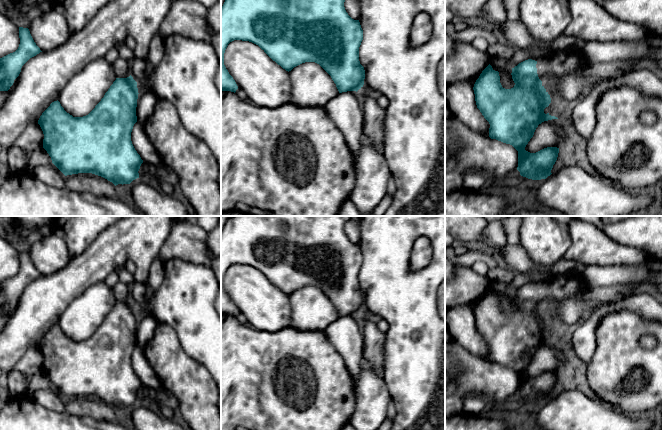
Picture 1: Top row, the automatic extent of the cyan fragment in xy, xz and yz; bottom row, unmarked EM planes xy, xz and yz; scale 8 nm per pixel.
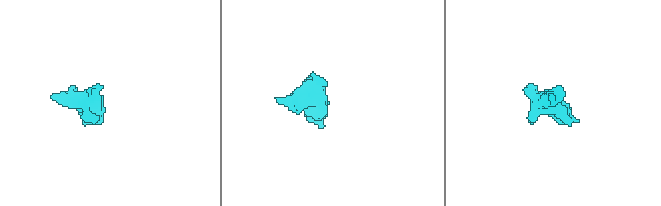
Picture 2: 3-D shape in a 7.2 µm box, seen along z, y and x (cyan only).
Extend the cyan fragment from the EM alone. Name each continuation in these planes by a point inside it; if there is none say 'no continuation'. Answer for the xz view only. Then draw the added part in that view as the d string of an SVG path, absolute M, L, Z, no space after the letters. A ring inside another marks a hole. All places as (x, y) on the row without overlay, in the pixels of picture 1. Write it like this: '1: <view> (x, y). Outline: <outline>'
no continuation

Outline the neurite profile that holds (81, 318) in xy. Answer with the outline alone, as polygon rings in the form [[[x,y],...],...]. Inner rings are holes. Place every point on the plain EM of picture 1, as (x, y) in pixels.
[[[98,282],[68,305],[58,325],[73,341],[86,340],[101,325],[116,302],[113,288]]]

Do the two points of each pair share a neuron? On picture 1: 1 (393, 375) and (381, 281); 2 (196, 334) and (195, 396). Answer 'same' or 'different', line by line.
1: same
2: different

